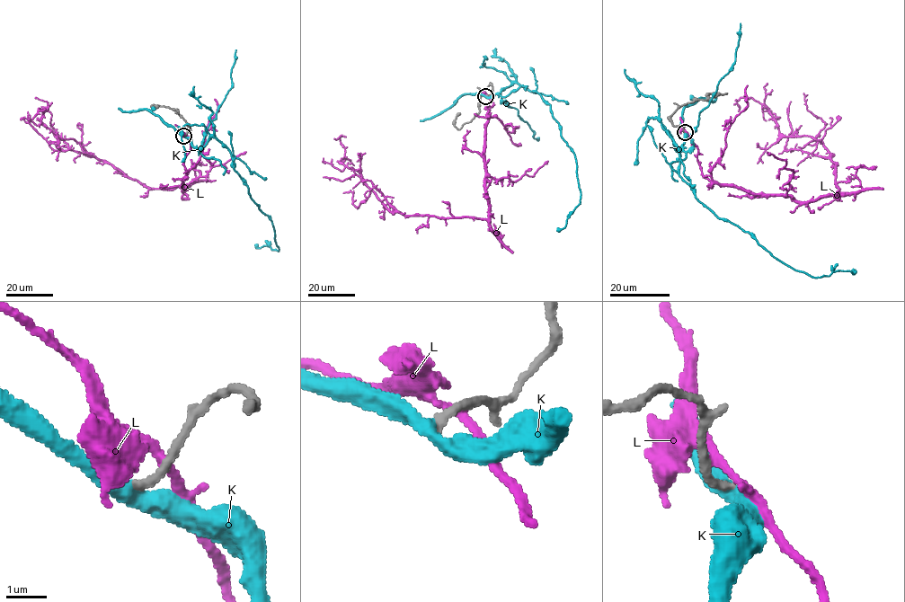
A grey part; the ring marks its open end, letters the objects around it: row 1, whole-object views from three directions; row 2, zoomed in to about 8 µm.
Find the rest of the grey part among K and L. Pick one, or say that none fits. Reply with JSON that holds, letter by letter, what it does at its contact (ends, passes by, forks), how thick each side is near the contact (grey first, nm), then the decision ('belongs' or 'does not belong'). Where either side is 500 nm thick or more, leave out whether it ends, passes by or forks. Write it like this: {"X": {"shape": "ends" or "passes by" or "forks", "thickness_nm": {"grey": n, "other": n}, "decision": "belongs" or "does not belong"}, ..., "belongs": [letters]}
{"K": {"shape": "passes by", "thickness_nm": {"grey": 200, "other": 400}, "decision": "belongs"}, "L": {"shape": "passes by", "thickness_nm": {"grey": 280, "other": 190}, "decision": "does not belong"}, "belongs": ["K"]}

